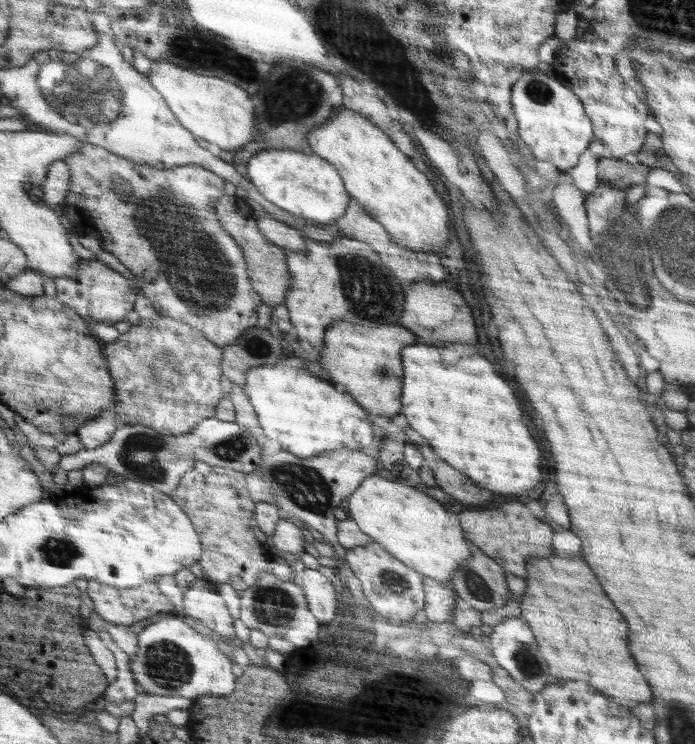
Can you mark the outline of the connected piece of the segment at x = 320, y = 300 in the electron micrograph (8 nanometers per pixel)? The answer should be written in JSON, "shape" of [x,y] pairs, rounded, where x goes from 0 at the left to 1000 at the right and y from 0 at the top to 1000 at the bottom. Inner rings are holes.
{"shape":[[[439,317],[439,336],[442,336],[439,340],[410,336],[412,355],[419,368],[419,386],[409,410],[416,417],[419,435],[432,460],[445,468],[462,469],[466,465],[466,444],[481,431],[509,433],[528,440],[535,440],[535,435],[571,435],[580,418],[580,383],[534,331],[495,317],[478,325],[455,324]]]}

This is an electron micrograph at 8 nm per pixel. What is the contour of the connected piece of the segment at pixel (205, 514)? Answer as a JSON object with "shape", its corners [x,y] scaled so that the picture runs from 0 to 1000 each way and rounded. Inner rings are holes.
{"shape":[[[276,630],[260,640],[256,653],[243,668],[271,694],[285,718],[292,737],[285,758],[291,761],[296,778],[306,781],[306,788],[318,784],[331,785],[337,793],[345,797],[363,788],[371,780],[374,770],[391,769],[388,757],[399,749],[394,742],[388,741],[386,733],[376,733],[368,726],[364,714],[360,712],[361,694],[365,696],[370,668],[358,664],[351,649],[338,647],[328,637],[314,638],[304,634],[294,640]]]}

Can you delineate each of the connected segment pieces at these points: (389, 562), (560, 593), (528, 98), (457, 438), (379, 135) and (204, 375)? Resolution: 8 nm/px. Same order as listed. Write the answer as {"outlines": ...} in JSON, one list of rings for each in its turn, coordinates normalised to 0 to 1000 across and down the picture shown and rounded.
{"outlines":[[[[542,728],[498,738],[496,746],[501,761],[512,777],[521,782],[524,797],[538,820],[567,841],[587,839],[587,836],[594,839],[599,823],[613,815],[610,774],[564,749],[564,745],[553,739]]],[[[800,745],[791,750],[760,750],[757,772],[754,804],[747,808],[748,829],[765,844],[794,909],[840,914],[855,925],[869,925],[860,930],[872,930],[872,935],[904,952],[932,944],[938,927],[904,876],[901,833],[883,820],[843,755]]],[[[773,90],[760,93],[737,117],[735,138],[744,159],[744,171],[738,177],[740,185],[750,185],[765,202],[770,215],[788,215],[812,228],[829,223],[837,210],[837,204],[856,187],[850,161],[840,151],[837,136],[814,116],[799,108],[799,103],[787,102]]],[[[662,460],[642,465],[599,461],[584,465],[577,476],[580,512],[574,555],[581,556],[593,578],[616,593],[630,614],[711,664],[751,664],[777,648],[780,613],[771,591],[751,567],[754,554],[731,513],[705,495],[708,489],[696,478],[679,476],[676,465]]],[[[489,144],[442,183],[450,207],[483,226],[502,263],[547,298],[574,329],[591,337],[627,341],[642,331],[646,292],[635,261],[627,259],[613,235],[537,164]]],[[[236,423],[204,427],[160,461],[150,461],[157,501],[167,515],[165,550],[178,571],[207,571],[230,583],[271,583],[295,562],[309,559],[311,543],[324,534],[317,517],[319,466],[302,460],[289,444]]]]}

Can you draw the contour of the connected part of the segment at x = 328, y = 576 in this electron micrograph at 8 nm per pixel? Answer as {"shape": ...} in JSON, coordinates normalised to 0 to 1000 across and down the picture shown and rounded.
{"shape":[[[472,763],[439,765],[427,780],[443,810],[443,820],[458,836],[475,836],[486,823],[479,773]]]}

